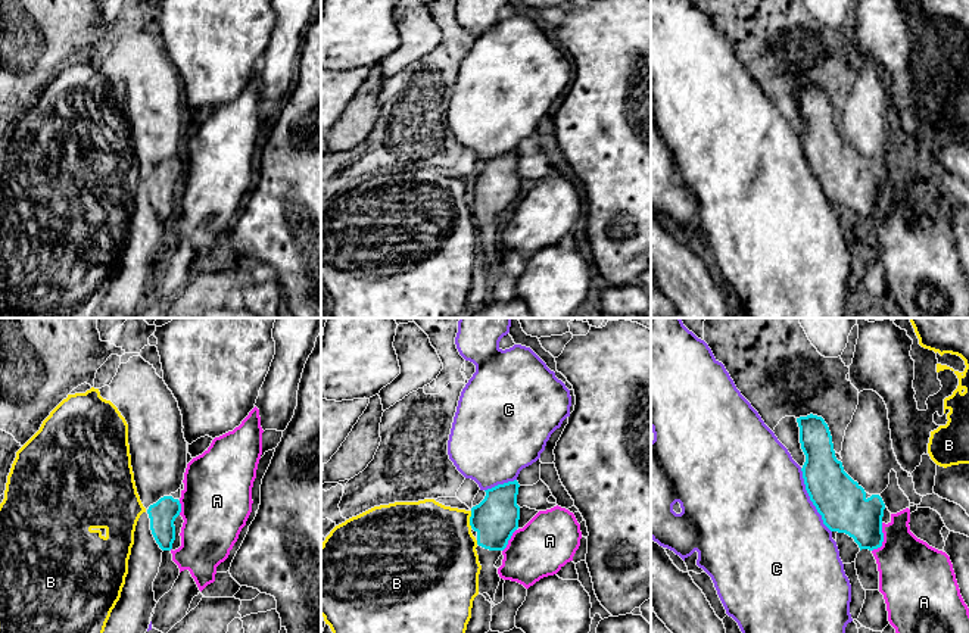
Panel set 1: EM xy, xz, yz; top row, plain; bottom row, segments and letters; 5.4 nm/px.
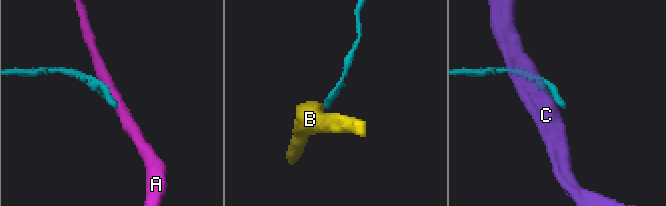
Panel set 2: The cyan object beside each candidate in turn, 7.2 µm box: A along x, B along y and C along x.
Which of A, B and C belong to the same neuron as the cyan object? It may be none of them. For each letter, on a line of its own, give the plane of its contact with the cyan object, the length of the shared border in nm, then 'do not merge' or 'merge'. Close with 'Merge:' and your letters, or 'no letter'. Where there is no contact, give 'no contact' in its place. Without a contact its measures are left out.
A: yz | 170 nm | do not merge
B: xz | 100 nm | do not merge
C: yz | 400 nm | do not merge
Merge: no letter

